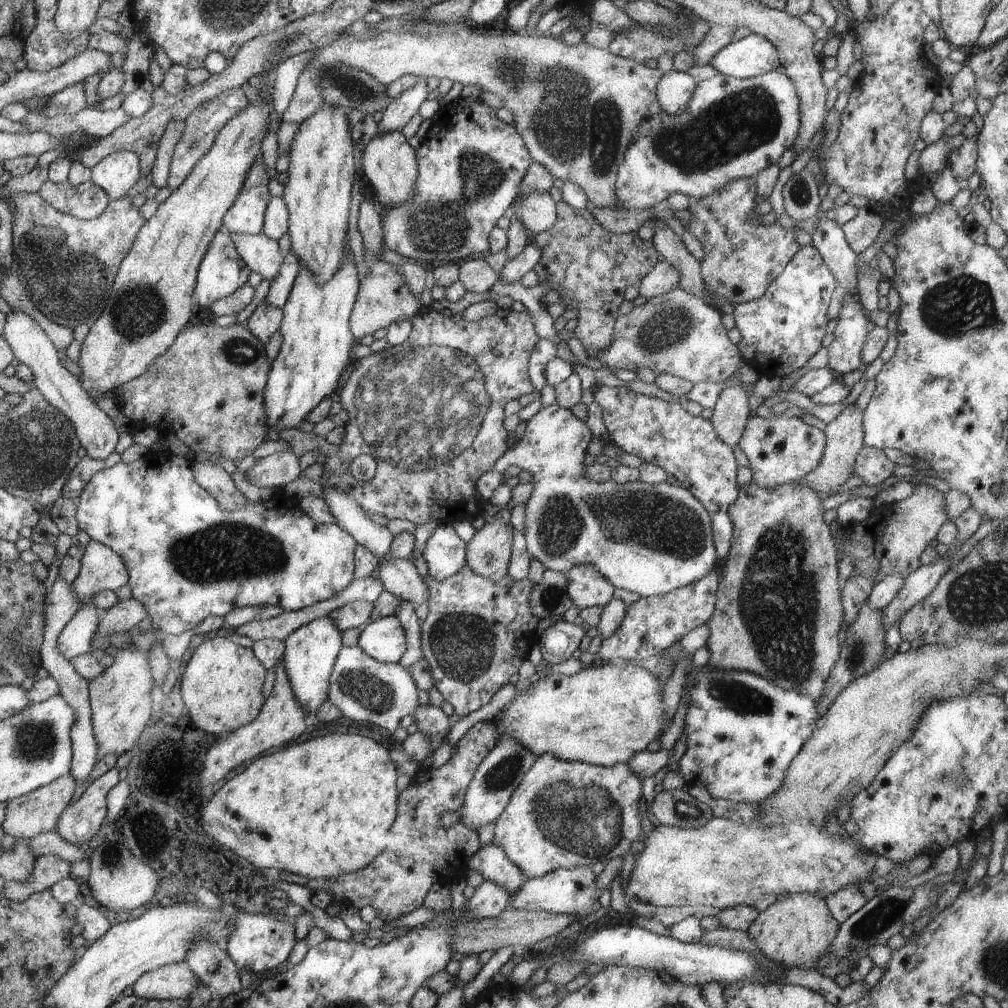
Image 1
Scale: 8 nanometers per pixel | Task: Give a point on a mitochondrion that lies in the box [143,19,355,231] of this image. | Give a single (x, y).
(196, 137)

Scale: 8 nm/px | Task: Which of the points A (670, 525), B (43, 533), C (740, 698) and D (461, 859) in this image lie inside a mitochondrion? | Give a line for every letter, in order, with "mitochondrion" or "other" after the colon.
A: mitochondrion
B: other
C: mitochondrion
D: other

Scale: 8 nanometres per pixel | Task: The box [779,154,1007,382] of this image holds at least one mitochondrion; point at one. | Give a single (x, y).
(963, 305)

